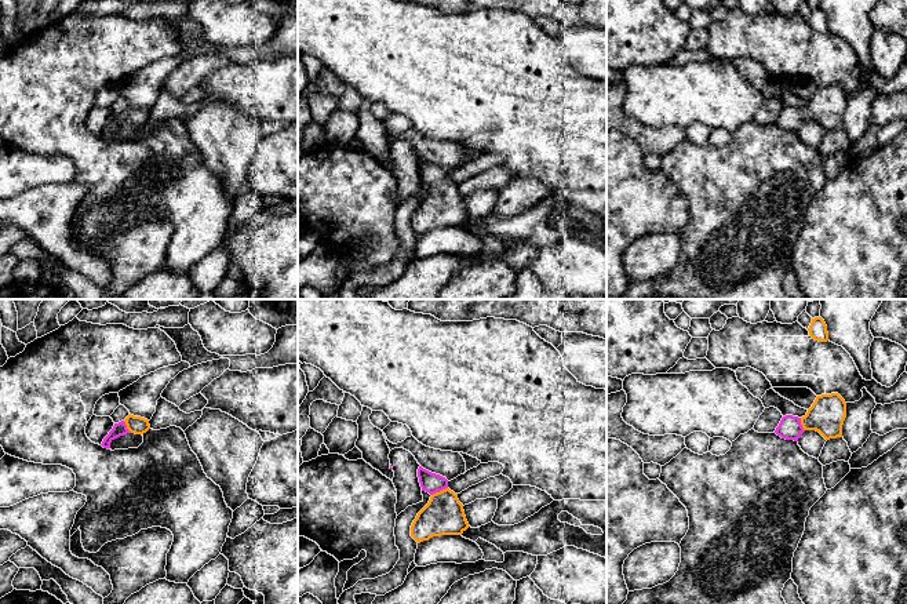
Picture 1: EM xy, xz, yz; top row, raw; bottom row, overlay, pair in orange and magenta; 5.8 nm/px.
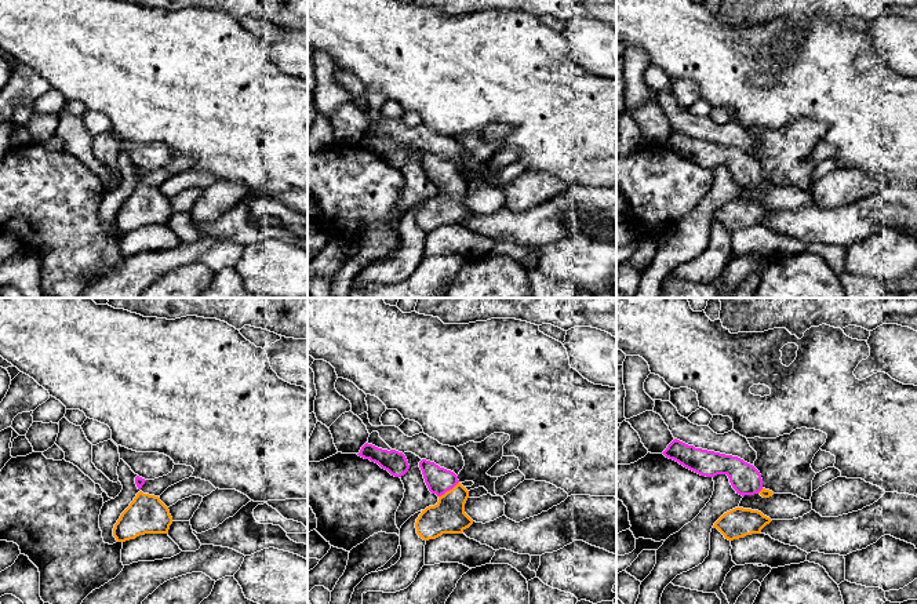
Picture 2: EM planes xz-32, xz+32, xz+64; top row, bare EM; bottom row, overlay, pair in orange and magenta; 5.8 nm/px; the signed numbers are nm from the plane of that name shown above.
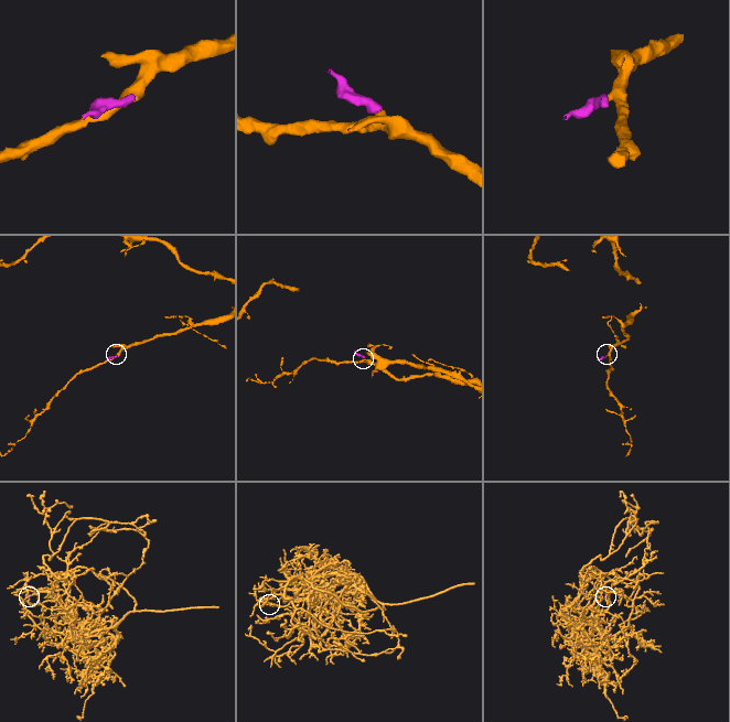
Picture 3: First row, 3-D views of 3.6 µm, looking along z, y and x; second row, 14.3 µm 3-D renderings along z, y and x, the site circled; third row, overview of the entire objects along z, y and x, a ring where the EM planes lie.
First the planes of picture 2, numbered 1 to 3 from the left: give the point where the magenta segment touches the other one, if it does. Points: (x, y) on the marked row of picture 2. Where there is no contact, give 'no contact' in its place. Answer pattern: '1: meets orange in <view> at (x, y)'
1: no contact
2: meets orange in xz+32 at (450, 490)
3: meets orange in xz+64 at (761, 490)

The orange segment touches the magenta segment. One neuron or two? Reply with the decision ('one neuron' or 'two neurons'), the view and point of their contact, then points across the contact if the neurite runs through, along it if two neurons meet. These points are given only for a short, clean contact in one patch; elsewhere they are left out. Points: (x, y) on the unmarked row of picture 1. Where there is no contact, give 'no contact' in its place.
one neuron | xz (440, 182) | across xz (444, 206), (440, 182), (432, 174)

